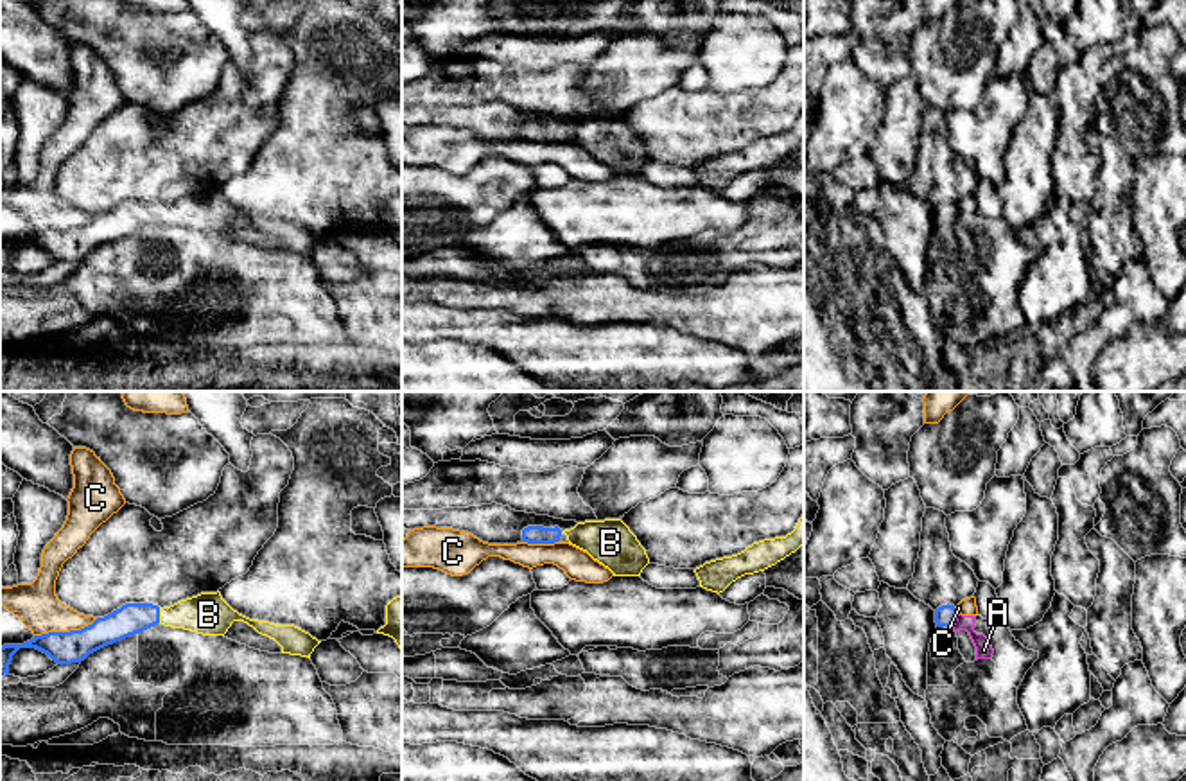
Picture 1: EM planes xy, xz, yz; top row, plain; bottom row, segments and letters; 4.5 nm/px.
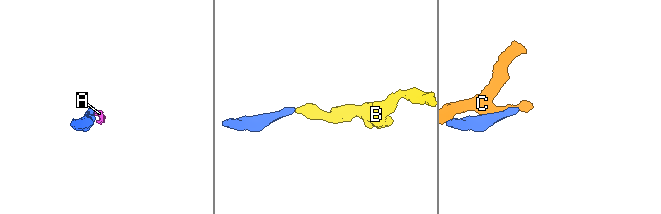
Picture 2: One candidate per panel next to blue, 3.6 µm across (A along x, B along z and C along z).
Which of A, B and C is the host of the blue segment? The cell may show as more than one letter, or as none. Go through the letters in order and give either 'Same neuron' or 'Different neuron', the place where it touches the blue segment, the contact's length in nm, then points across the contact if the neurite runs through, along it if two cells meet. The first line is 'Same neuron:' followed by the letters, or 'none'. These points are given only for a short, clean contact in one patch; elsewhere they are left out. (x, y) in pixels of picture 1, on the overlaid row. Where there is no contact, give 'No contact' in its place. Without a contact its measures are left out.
Same neuron: B
A: Different neuron. Touches blue at yz (955, 620). Shared border 60 nm. Boundary: yz (957, 614), (951, 625)
B: Same neuron. Touches blue at xy (158, 616). Shared border 60 nm. Path across: xy (131, 618), (158, 616), (209, 614)
C: Different neuron. Touches blue at xy (65, 632). Shared border 300 nm

